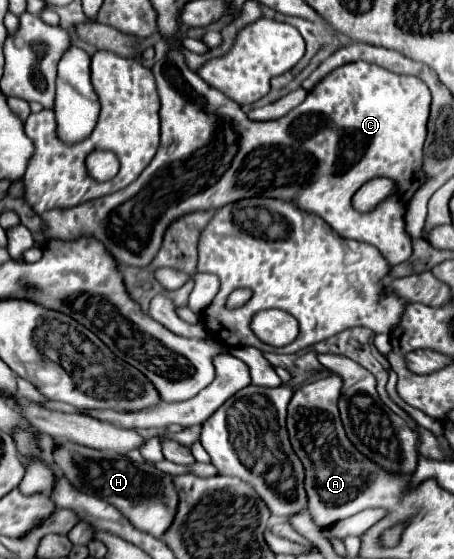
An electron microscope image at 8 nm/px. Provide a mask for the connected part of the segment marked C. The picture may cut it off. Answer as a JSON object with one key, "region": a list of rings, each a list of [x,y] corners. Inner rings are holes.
{"region":[[[172,46],[166,54],[166,62],[154,64],[152,72],[162,100],[160,148],[152,162],[124,190],[68,210],[44,212],[42,218],[46,222],[46,232],[34,234],[36,242],[42,242],[42,238],[74,240],[86,234],[102,240],[120,264],[148,266],[160,250],[166,228],[178,220],[178,216],[198,210],[218,210],[242,198],[270,196],[290,202],[294,200],[294,204],[300,208],[322,216],[342,238],[352,238],[376,246],[390,266],[396,266],[412,256],[412,240],[406,232],[404,216],[408,202],[426,182],[426,174],[422,172],[422,146],[426,140],[426,122],[430,112],[430,90],[420,78],[400,76],[368,62],[344,64],[332,70],[322,82],[318,82],[308,92],[306,100],[290,114],[272,122],[252,122],[234,100],[192,72],[178,48]],[[374,176],[394,180],[398,190],[380,202],[372,212],[362,214],[354,210],[352,196]]]}

